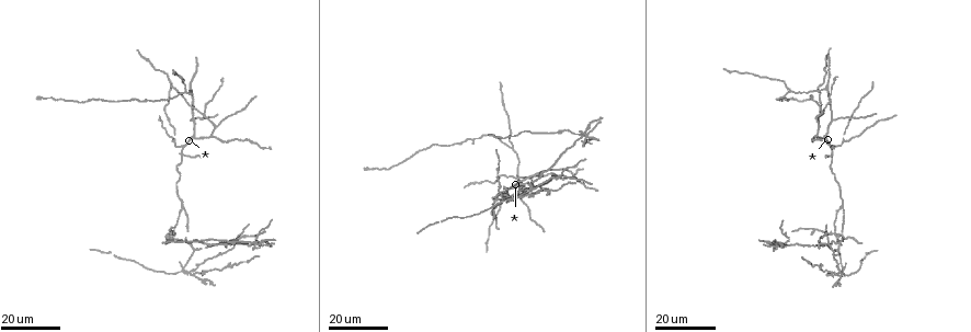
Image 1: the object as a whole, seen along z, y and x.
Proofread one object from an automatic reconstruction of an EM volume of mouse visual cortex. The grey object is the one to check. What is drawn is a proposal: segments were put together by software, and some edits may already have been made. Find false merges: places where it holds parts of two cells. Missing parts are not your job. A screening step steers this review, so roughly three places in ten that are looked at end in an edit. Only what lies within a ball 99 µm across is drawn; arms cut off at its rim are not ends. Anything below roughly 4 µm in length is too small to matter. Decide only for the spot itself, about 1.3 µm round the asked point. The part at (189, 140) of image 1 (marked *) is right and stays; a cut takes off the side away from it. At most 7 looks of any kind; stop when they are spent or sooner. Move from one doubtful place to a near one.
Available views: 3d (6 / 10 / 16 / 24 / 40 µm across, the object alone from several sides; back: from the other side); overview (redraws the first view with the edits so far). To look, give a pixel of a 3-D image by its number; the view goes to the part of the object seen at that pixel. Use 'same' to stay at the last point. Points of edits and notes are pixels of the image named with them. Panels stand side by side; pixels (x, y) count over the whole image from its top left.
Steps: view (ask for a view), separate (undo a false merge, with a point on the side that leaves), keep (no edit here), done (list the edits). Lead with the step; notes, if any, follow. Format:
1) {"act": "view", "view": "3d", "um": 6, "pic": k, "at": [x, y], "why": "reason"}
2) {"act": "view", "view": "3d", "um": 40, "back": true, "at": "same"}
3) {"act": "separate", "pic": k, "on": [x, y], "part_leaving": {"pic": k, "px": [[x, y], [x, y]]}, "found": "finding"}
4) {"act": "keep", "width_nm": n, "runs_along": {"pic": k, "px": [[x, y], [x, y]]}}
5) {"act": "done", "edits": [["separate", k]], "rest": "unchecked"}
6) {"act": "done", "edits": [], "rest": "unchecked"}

{"act": "view", "view": "3d", "um": 24, "pic": 1, "at": [825, 89], "why": "branch point"}

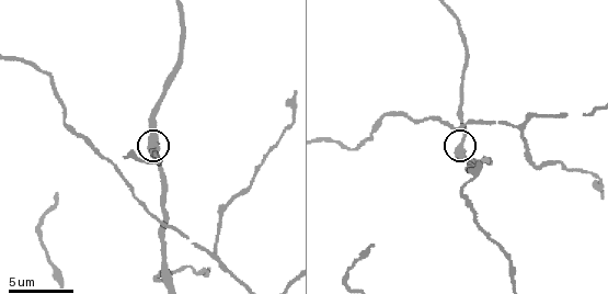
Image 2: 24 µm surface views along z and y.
{"act": "view", "view": "3d", "um": 10, "pic": 2, "at": [155, 143]}

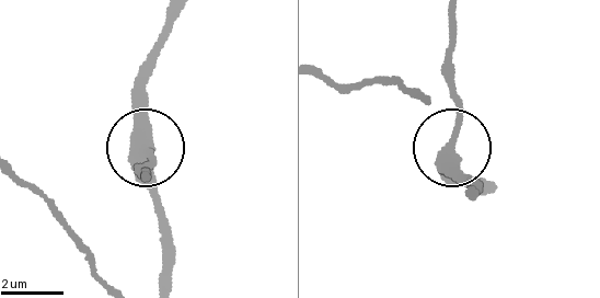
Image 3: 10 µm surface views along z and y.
{"act": "keep", "runs_along": {"pic": 3, "px": [[471, 196], [448, 149], [448, 179]]}, "found": "one cell here"}

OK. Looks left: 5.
{"act": "view", "view": "3d", "um": 10, "pic": 2, "at": [128, 153], "why": "three arms meet"}

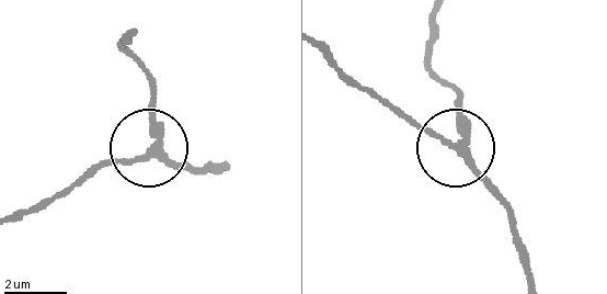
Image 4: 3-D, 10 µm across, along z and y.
{"act": "keep", "runs_along": {"pic": 4, "px": [[530, 280], [512, 208], [459, 154], [459, 93]]}, "found": "continuous, no second cell"}

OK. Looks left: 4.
{"act": "view", "view": "3d", "um": 16, "pic": 1, "at": [210, 134], "why": "three-way junction"}

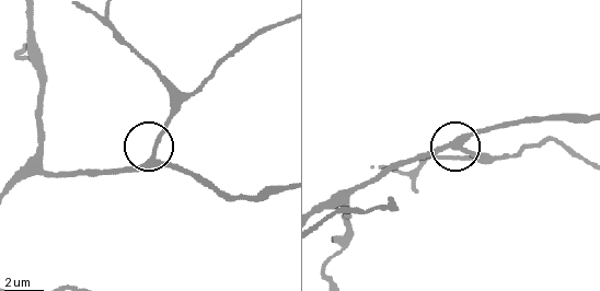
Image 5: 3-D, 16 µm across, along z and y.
{"act": "view", "view": "3d", "um": 10, "pic": 5, "at": [461, 146]}

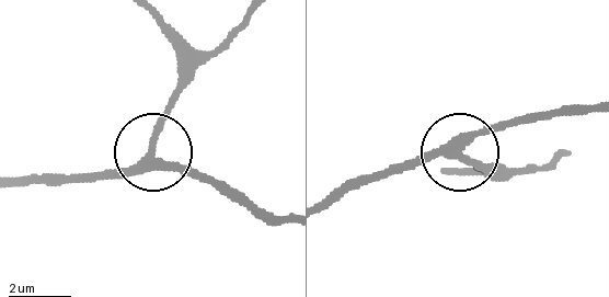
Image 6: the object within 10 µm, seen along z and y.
{"act": "view", "view": "3d", "um": 6, "pic": 6, "at": [150, 153], "why": "zoom in"}

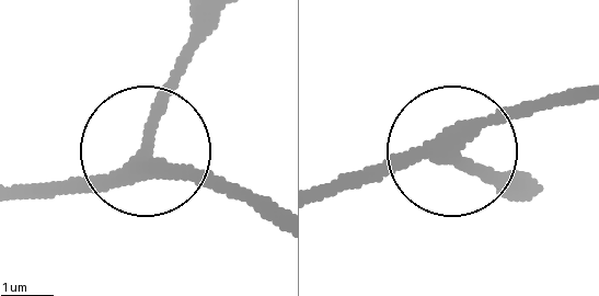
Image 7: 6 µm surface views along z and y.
{"act": "keep", "runs_along": {"pic": 7, "px": [[10, 194], [102, 181], [154, 155], [254, 203]]}, "found": "all the same cell"}

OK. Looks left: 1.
{"act": "done", "edits": [], "rest": "unchecked"}

